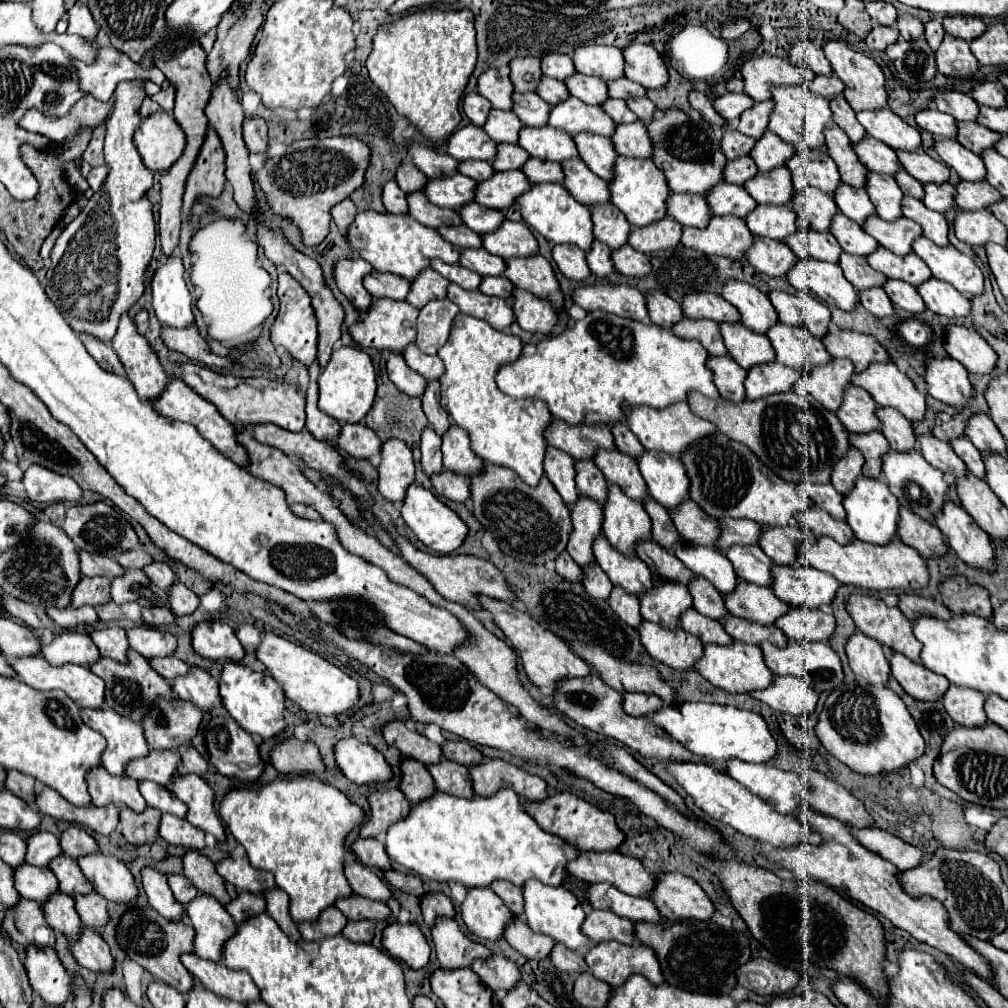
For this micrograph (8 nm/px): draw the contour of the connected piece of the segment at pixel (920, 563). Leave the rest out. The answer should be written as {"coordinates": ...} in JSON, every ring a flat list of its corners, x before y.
{"coordinates":[[818,537,816,545,802,547,800,557,804,563,830,573,844,585,854,585,870,591,918,591,926,589,930,583,928,565,924,563,924,559,918,555,916,549,904,545,900,539,894,539,888,545,872,545,858,539,854,539,850,545,840,545,830,537]]}

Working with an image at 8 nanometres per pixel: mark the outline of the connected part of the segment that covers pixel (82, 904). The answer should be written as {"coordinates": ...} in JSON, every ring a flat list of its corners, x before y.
{"coordinates":[[92,891,90,895,76,897,74,901,76,901,76,911,78,911,82,923,88,929,102,931,108,925,110,915,108,915,108,909,106,909,106,899,102,895]]}

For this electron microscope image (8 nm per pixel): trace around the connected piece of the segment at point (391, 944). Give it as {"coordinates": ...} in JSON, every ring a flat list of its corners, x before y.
{"coordinates":[[388,925,382,933,382,945,394,959,404,961,410,969,422,969,428,965,430,945,416,925]]}

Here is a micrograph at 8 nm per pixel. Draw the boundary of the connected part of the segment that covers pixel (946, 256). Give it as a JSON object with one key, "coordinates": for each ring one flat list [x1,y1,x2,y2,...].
{"coordinates":[[926,237,914,241,914,253,924,259,932,275,940,281,954,285,966,297,978,297,984,291,984,275,980,267,956,247,938,247]]}

